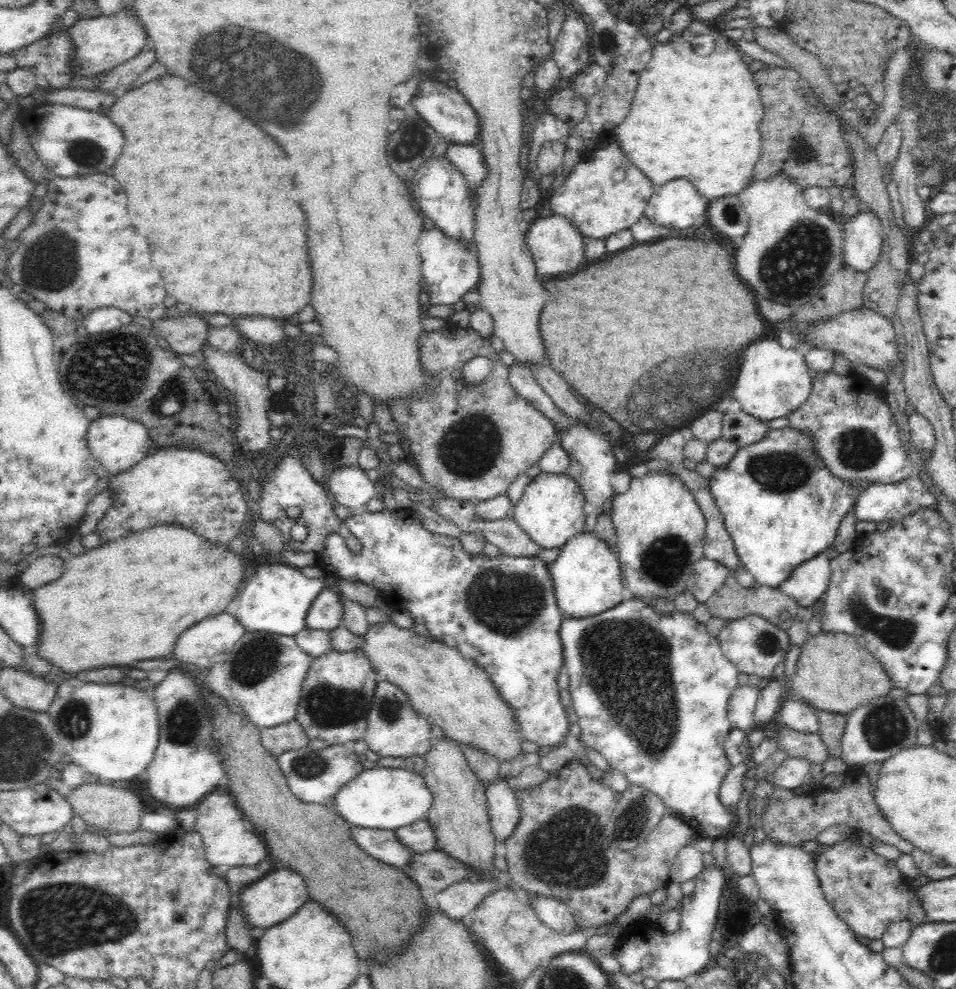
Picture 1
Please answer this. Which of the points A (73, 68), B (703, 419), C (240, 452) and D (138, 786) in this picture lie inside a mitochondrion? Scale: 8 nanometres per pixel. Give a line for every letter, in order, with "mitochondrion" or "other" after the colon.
A: other
B: mitochondrion
C: other
D: other

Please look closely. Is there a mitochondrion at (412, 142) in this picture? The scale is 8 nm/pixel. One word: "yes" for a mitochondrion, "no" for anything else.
yes

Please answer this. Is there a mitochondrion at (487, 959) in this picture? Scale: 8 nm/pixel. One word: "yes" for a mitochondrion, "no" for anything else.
no

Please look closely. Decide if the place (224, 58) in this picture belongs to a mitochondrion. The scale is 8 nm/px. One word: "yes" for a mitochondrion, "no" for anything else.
yes

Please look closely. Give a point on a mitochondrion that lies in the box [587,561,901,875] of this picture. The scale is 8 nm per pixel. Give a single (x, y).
(637, 814)

